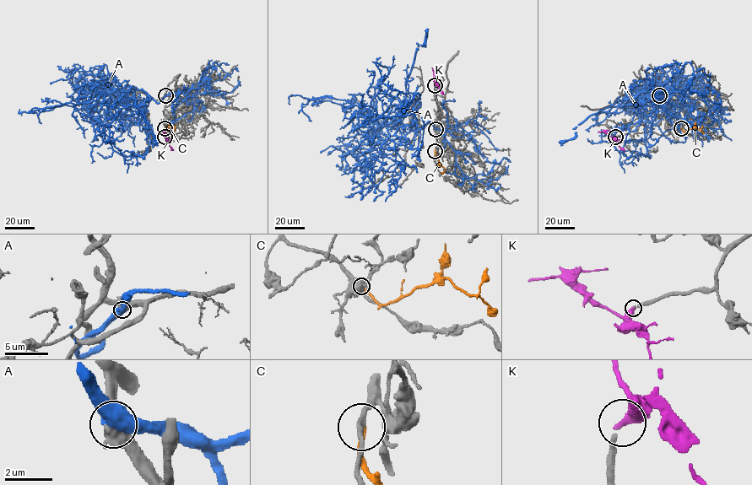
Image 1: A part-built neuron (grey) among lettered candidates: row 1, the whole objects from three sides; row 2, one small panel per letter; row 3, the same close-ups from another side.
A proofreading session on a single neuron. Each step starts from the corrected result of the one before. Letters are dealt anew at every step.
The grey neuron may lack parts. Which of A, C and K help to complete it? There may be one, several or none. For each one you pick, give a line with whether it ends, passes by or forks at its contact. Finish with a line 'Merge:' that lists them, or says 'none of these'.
K: It ends there
Merge: K

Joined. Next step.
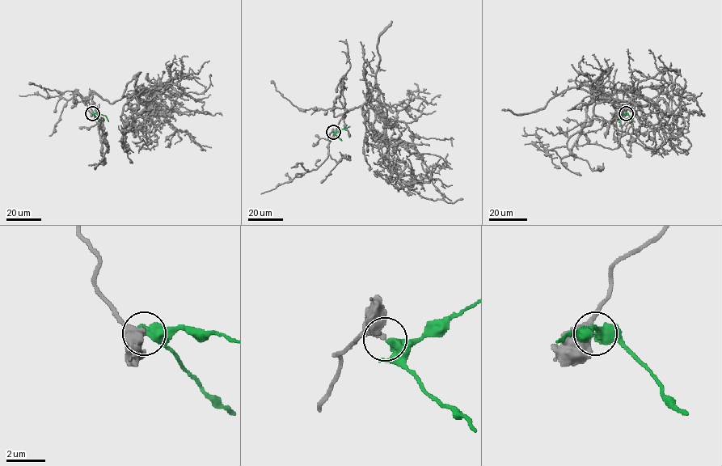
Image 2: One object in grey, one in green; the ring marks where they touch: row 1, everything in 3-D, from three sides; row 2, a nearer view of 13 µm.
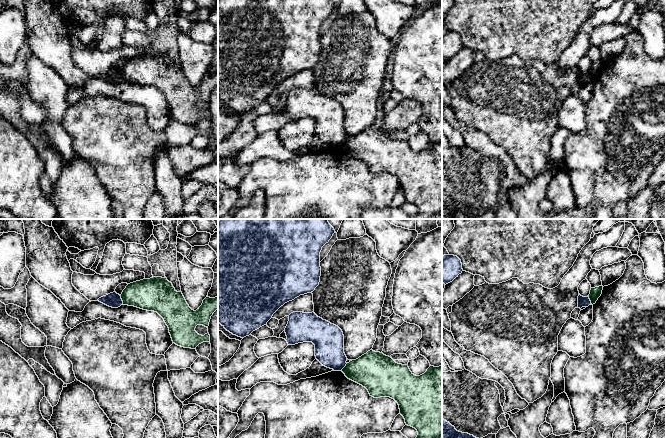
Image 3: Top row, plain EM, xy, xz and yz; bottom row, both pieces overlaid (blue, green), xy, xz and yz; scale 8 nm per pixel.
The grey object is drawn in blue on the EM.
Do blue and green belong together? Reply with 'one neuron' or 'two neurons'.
two neurons

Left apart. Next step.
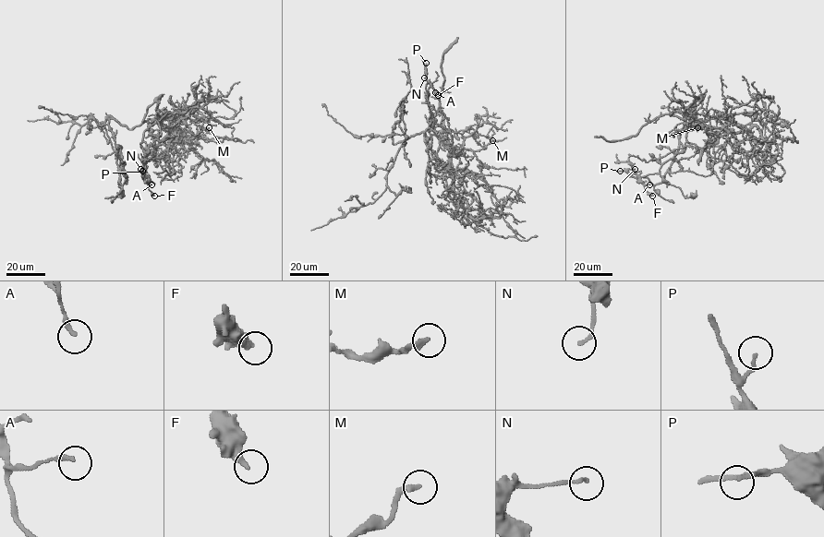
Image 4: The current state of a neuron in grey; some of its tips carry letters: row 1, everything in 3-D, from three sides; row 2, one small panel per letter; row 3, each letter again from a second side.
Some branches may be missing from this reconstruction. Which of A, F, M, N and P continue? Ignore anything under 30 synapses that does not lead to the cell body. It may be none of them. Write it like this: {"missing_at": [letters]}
{"missing_at": ["M"]}

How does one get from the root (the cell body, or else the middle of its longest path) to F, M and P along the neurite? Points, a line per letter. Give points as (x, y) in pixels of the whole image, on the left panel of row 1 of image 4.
F: (144, 120), (148, 128), (143, 133), (142, 140), (147, 154), (142, 176), (154, 196)
M: (144, 120), (163, 117), (169, 123), (167, 127), (179, 126), (194, 135), (209, 127)
P: (144, 120), (148, 128), (142, 135), (147, 150), (143, 179), (142, 171)

